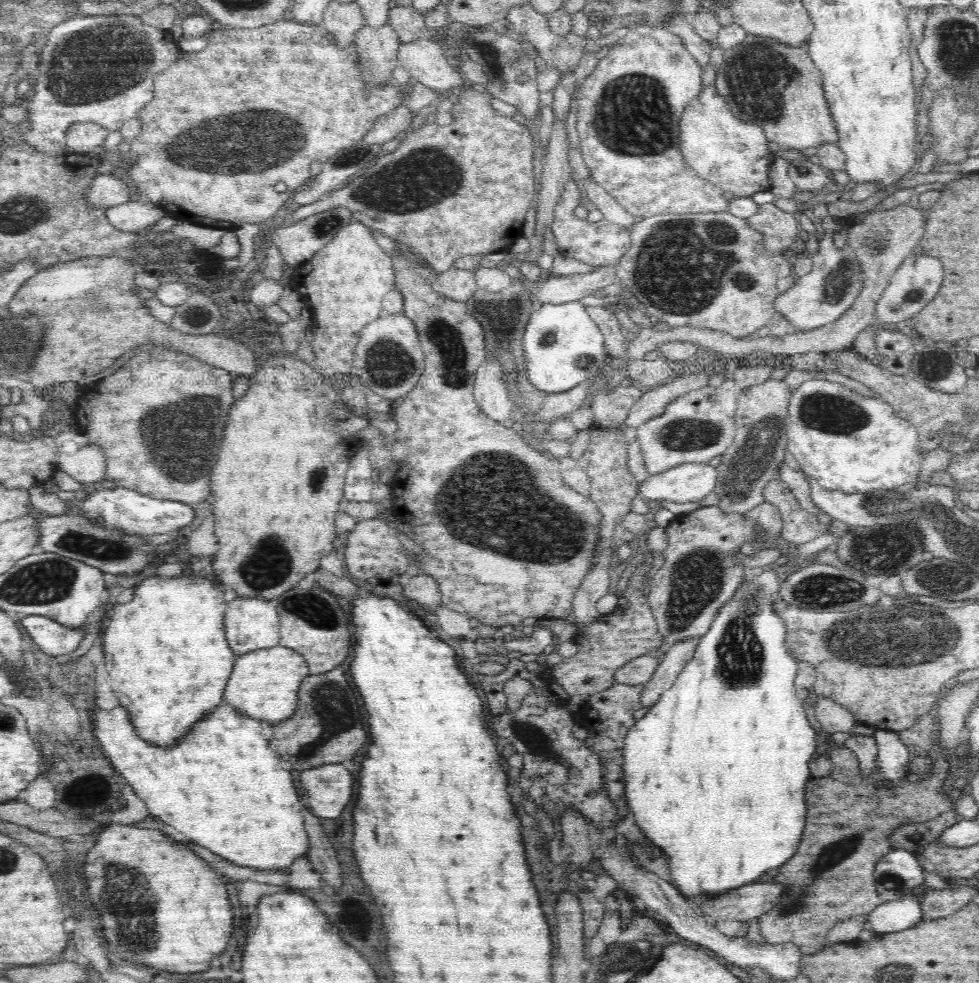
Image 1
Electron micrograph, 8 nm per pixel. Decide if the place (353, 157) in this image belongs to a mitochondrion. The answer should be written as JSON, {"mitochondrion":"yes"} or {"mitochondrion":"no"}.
{"mitochondrion":"yes"}

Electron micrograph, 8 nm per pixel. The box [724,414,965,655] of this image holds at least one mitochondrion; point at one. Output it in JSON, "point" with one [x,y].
{"point":[876,550]}

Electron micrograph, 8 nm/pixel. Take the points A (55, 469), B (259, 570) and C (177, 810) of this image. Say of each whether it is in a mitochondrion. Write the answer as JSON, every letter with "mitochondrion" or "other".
{"A":"other","B":"mitochondrion","C":"other"}

